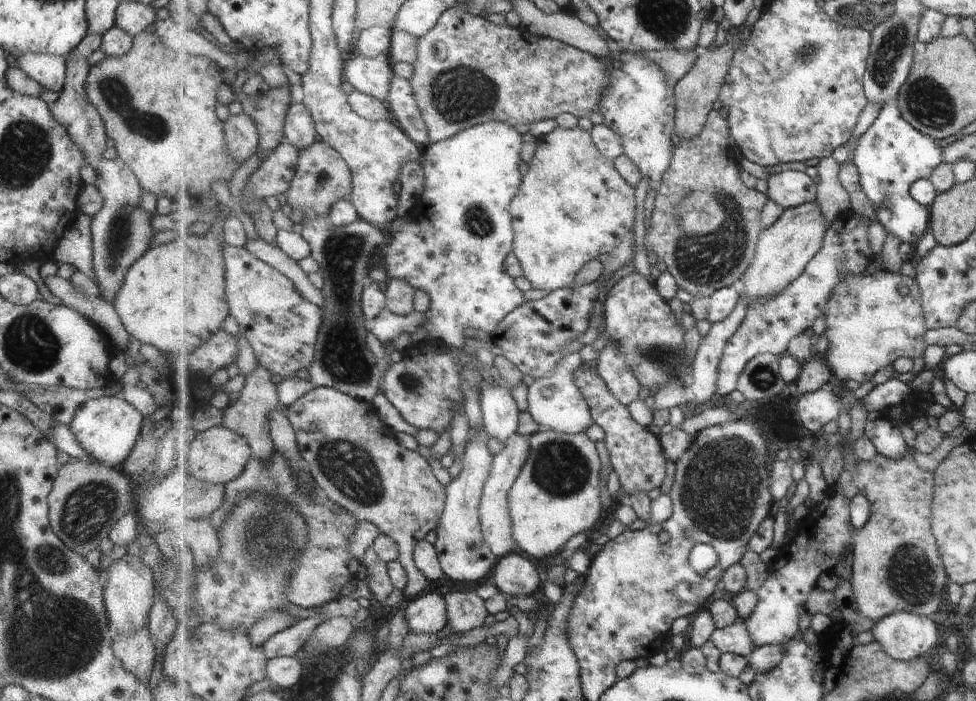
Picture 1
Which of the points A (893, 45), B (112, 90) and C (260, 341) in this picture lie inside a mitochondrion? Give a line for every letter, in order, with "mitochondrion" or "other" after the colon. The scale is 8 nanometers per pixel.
A: mitochondrion
B: mitochondrion
C: other

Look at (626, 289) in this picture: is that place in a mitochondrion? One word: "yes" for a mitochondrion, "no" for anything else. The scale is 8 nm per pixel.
no

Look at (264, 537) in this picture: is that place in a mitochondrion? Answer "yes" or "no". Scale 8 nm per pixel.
yes

